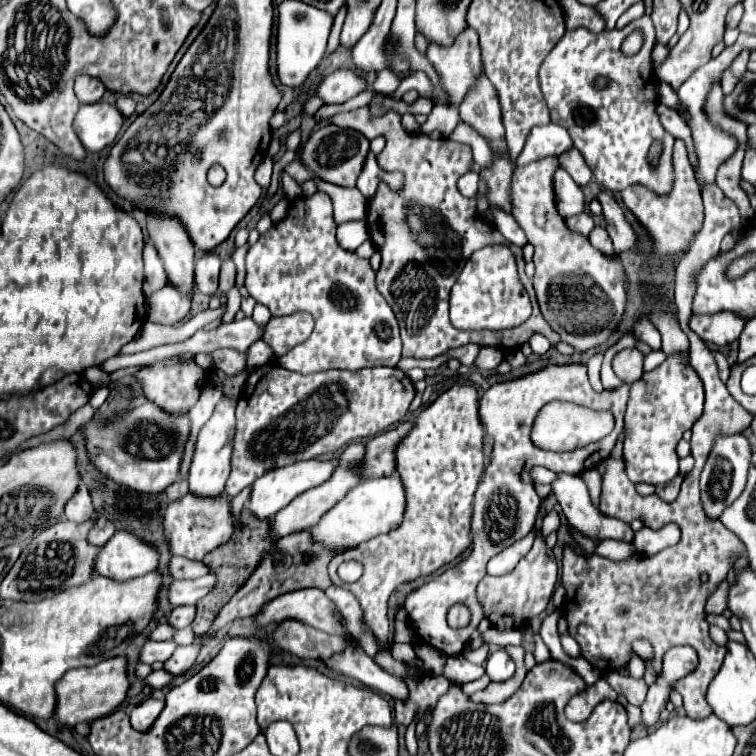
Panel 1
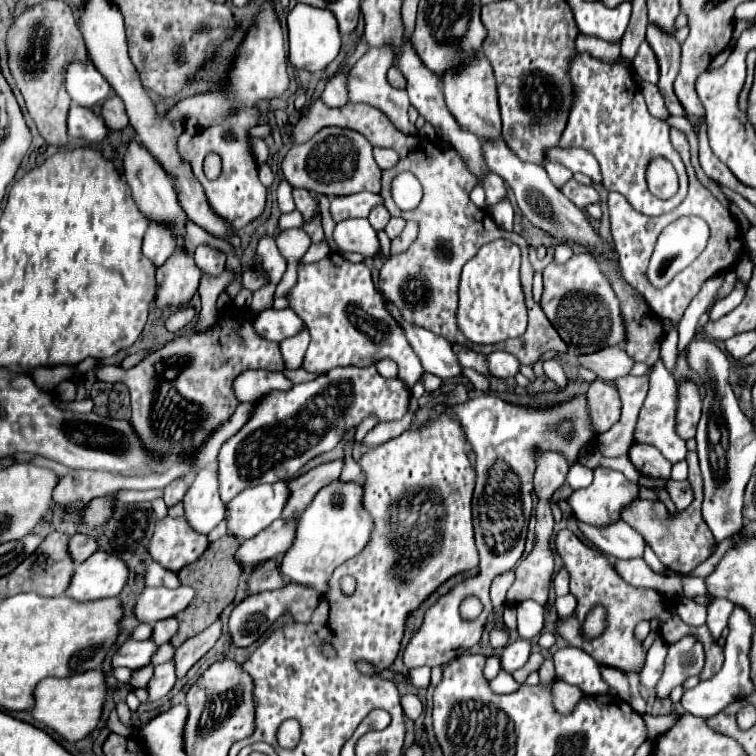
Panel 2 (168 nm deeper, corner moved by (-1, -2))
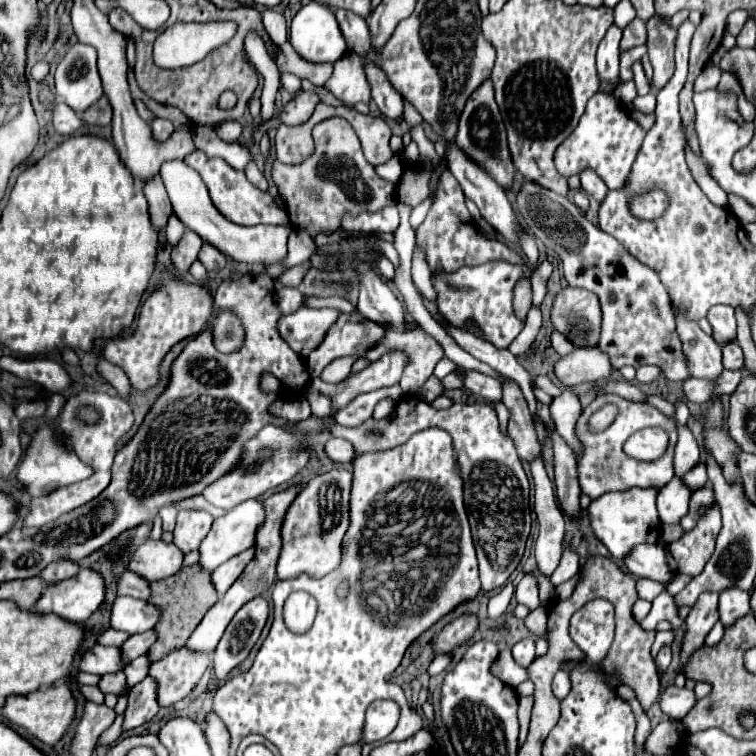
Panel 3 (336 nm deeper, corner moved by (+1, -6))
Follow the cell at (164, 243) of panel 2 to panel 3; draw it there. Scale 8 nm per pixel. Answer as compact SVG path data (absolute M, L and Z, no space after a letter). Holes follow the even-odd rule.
M154 177L152 181L144 183L142 189L144 189L144 195L148 199L150 221L156 227L158 235L162 235L164 229L166 229L168 219L174 215L174 209L172 209L172 203L170 203L168 195L166 195L166 189L164 189L160 177Z

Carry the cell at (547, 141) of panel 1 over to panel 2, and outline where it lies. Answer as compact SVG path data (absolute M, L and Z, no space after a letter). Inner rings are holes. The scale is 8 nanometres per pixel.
M554 147L554 149L546 151L546 159L562 163L574 173L578 171L578 173L588 175L592 179L592 185L602 185L600 165L594 159L594 155L588 153L586 149L560 149L560 147Z

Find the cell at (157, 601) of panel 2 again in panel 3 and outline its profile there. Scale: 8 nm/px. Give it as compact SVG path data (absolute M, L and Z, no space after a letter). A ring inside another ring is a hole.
M124 595L124 597L118 597L112 605L110 625L112 625L112 629L120 629L130 635L144 633L144 631L156 627L162 613L164 611L160 609L160 605L152 605L144 599Z

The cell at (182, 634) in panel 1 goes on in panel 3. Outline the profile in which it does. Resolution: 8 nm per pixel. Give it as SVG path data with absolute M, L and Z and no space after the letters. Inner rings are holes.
M142 655L142 657L134 659L134 661L128 665L128 669L124 671L124 673L126 673L126 677L128 677L128 687L132 687L132 685L140 683L140 681L148 675L150 665L152 665L152 661L150 661L150 657L148 657L148 655Z

